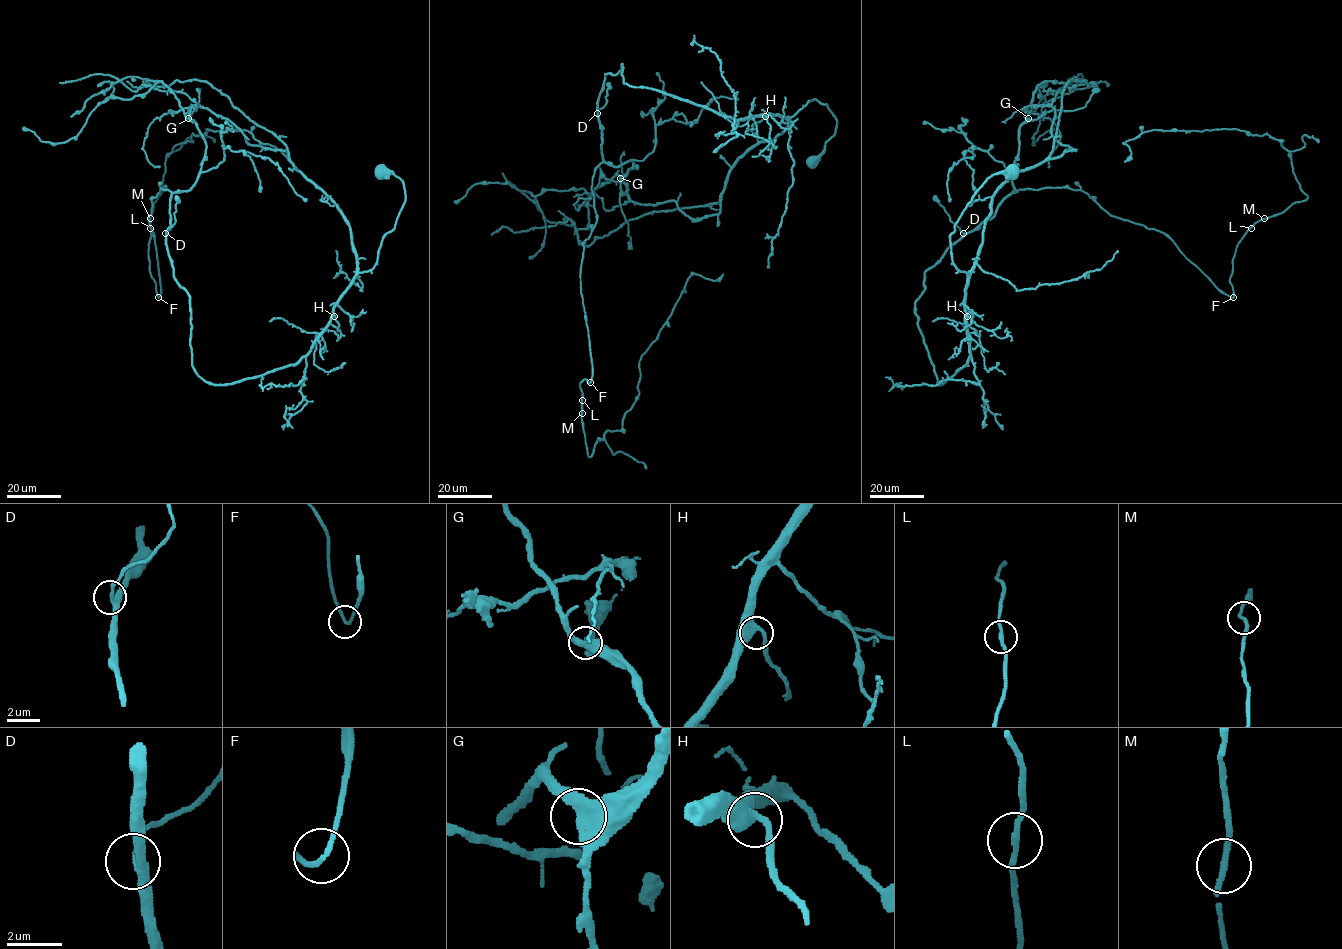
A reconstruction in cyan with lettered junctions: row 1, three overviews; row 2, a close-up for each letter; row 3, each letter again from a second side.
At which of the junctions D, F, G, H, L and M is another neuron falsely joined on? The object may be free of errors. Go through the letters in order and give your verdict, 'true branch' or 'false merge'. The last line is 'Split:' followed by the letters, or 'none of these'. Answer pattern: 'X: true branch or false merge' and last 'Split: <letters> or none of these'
D: true branch
F: true branch
G: true branch
H: true branch
L: true branch
M: true branch
Split: none of these

